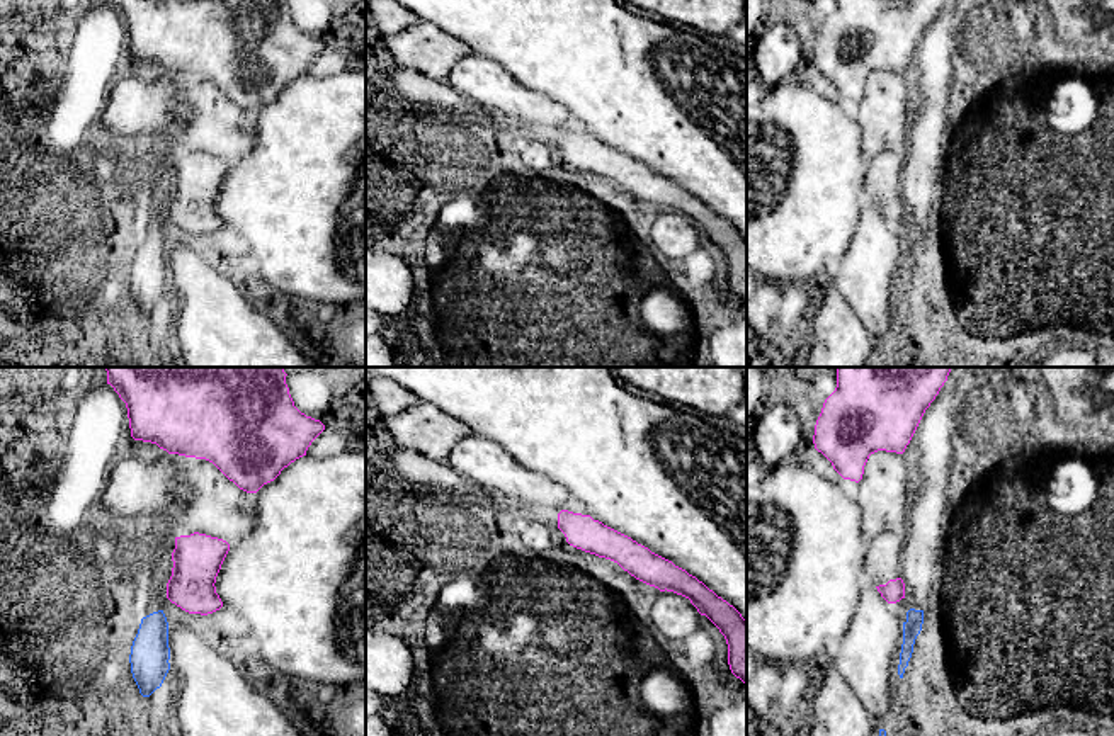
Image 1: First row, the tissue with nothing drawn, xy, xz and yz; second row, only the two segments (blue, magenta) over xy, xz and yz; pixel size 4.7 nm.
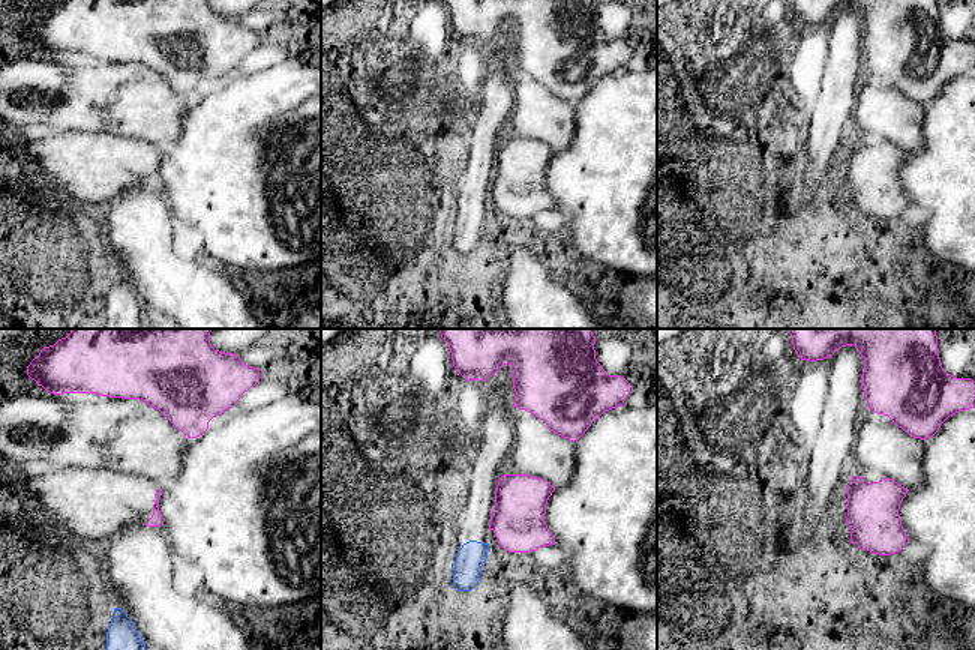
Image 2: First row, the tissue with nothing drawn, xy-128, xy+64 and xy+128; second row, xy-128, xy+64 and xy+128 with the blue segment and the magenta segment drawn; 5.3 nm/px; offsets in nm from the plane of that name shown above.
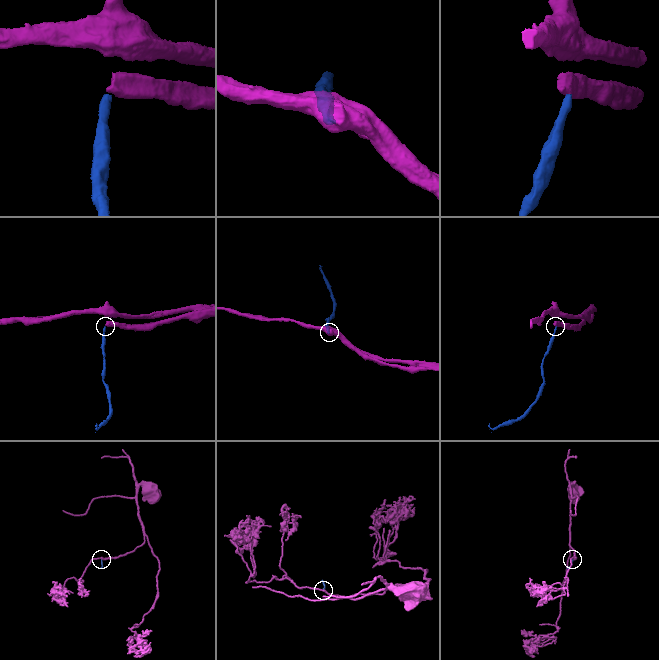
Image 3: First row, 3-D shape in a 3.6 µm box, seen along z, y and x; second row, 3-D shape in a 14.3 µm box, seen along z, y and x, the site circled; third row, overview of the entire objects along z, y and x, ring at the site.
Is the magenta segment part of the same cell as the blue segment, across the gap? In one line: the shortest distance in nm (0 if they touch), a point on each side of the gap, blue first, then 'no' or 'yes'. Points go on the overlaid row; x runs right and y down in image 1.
60 nm | xy (162, 611), (170, 600) | no

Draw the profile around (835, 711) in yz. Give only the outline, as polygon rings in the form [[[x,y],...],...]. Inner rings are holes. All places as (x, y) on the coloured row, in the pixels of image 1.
[[[835,665],[825,670],[821,685],[810,694],[808,736],[879,736],[879,728],[849,688]]]

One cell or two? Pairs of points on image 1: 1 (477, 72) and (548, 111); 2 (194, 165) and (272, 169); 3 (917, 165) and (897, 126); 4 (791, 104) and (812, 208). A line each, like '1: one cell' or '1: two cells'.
1: one cell
2: two cells
3: two cells
4: one cell

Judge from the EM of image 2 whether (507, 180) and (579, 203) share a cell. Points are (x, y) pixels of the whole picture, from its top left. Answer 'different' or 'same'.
different

